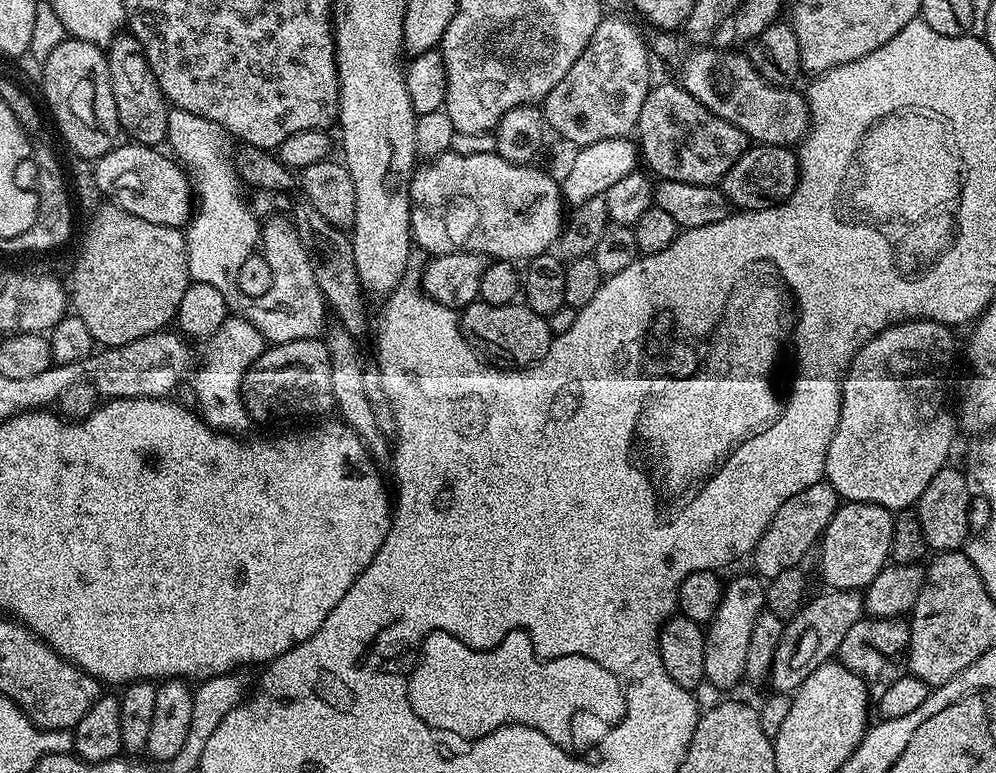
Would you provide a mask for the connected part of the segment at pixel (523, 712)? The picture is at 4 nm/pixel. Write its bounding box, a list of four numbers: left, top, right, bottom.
[406,636,621,745]

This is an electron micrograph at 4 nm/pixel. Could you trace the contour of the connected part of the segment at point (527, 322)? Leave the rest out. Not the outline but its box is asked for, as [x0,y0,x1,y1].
[459,298,553,368]

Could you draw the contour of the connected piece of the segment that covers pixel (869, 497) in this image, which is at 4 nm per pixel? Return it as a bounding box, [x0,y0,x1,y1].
[824,320,958,510]

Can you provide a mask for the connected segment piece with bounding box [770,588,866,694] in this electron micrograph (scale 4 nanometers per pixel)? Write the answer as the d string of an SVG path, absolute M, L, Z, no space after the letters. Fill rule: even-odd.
M824 590L821 596L807 601L800 611L784 625L784 633L778 642L778 650L774 650L774 662L770 673L770 684L780 694L795 692L818 666L829 663L839 653L842 638L846 638L850 626L865 615L863 595L856 590Z

